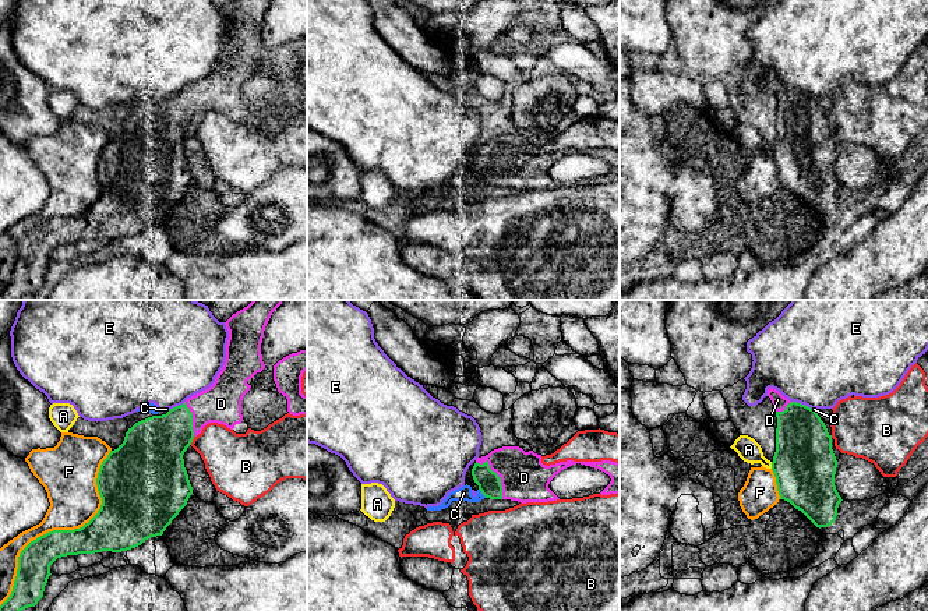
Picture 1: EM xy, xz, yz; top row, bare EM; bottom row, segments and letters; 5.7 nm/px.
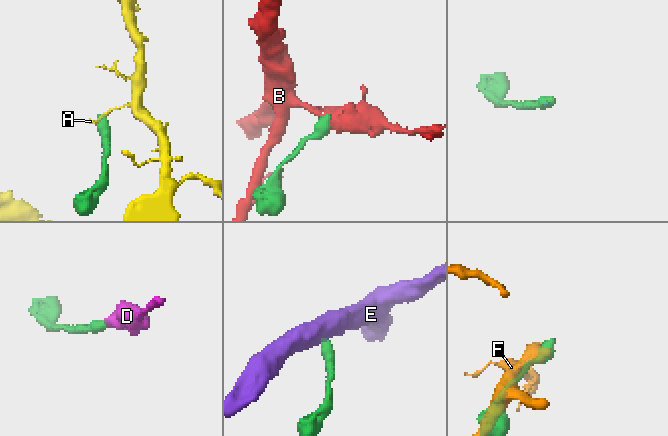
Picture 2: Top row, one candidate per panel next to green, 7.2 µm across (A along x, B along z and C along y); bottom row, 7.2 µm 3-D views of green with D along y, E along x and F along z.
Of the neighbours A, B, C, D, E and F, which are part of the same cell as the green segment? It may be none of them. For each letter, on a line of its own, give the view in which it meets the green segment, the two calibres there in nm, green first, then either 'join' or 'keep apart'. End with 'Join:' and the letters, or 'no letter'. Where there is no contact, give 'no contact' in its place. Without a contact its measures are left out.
A: meets green in yz; 360 nm thick on the green side, 140 nm on the other; keep apart
B: meets green in xy; 360 nm thick on the green side, 300 nm on the other; keep apart
C: meets green in xz; 130 nm thick on the green side, 80 nm on the other; keep apart
D: meets green in xz; 130 nm thick on the green side, 280 nm on the other; join
E: meets green in yz; 320 nm thick on the green side, 500 nm on the other; keep apart
F: meets green in xy; 220 nm thick on the green side, 300 nm on the other; keep apart
Join: D

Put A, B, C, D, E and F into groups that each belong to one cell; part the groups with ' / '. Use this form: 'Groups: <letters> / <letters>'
Groups: A / B / C E / D / F

